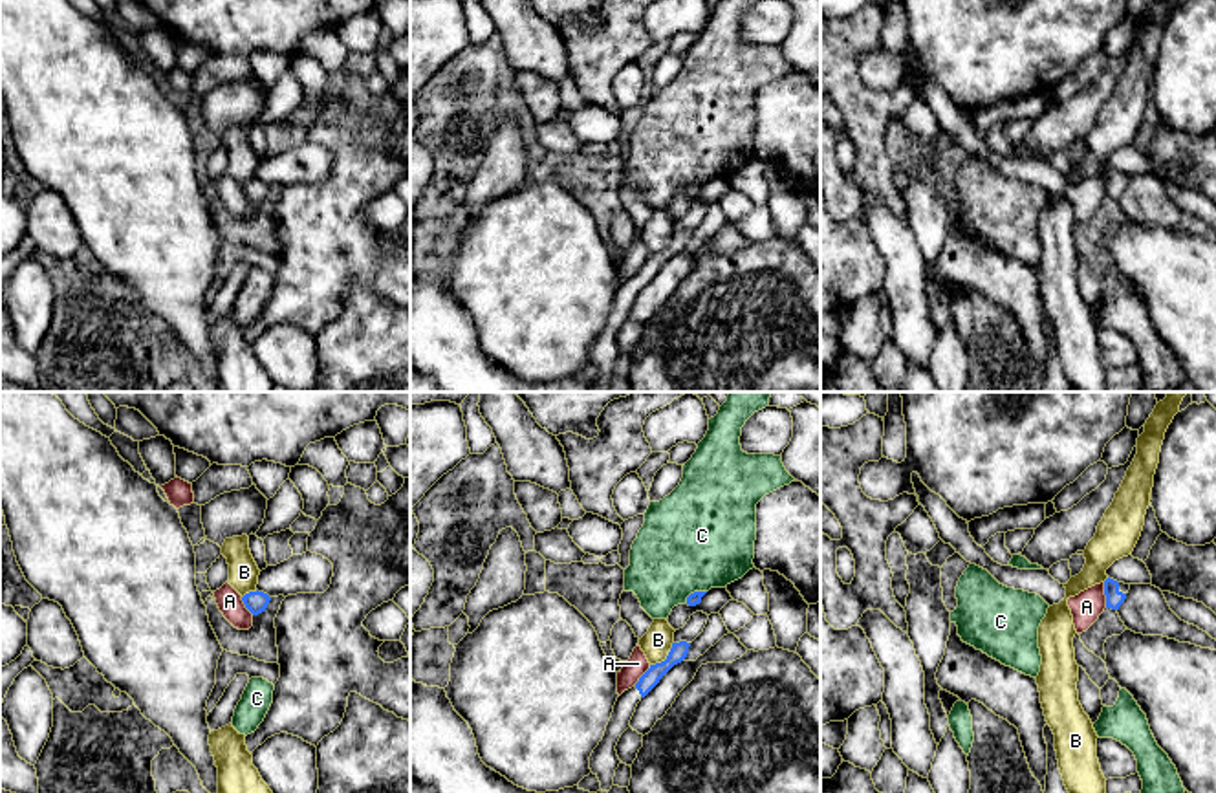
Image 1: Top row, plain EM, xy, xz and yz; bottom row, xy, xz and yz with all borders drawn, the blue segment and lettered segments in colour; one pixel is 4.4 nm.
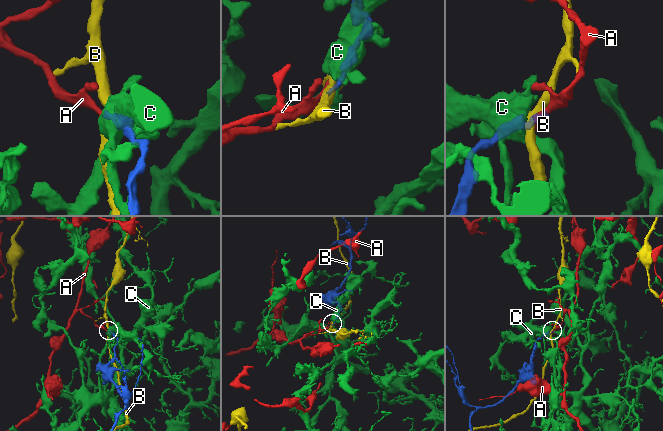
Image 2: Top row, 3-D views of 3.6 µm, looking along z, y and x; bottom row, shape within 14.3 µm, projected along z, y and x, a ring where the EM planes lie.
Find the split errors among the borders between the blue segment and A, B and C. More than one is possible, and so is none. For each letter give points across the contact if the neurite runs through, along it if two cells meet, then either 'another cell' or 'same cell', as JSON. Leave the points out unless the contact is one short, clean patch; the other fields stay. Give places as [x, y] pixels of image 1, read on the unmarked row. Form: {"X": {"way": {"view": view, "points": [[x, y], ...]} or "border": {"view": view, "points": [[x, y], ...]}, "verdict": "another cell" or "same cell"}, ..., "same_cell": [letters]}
{"A": {"border": {"view": "yz", "points": [[1103, 173], [1107, 196]]}, "verdict": "another cell"}, "B": {"verdict": "another cell"}, "C": {"verdict": "another cell"}, "same_cell": []}

